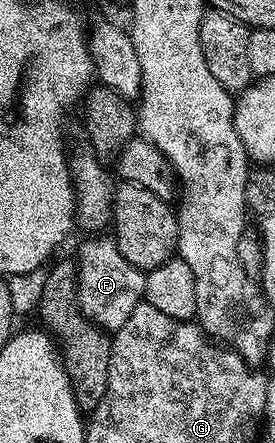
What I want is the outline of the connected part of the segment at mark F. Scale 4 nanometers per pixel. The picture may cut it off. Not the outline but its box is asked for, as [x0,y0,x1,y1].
[76,236,147,332]

